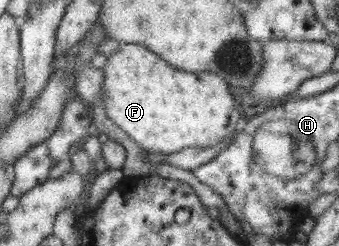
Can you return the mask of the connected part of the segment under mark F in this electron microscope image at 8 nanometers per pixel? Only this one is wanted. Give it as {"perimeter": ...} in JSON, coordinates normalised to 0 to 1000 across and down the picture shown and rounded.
{"perimeter":[[[354,175],[348,207],[330,220],[324,236],[316,236],[316,256],[295,280],[304,285],[301,341],[295,341],[295,419],[301,419],[301,447],[313,459],[313,480],[324,484],[333,504],[342,504],[345,520],[354,520],[395,581],[401,581],[419,610],[437,618],[440,630],[457,638],[466,626],[496,626],[525,618],[555,598],[596,598],[625,602],[637,585],[661,573],[670,557],[678,557],[690,537],[711,533],[723,508],[726,488],[708,472],[708,455],[696,447],[696,415],[690,394],[673,370],[673,337],[655,325],[643,305],[619,293],[540,293],[499,268],[490,252],[481,252],[460,220],[434,203],[431,191],[410,179],[372,179]]]}

